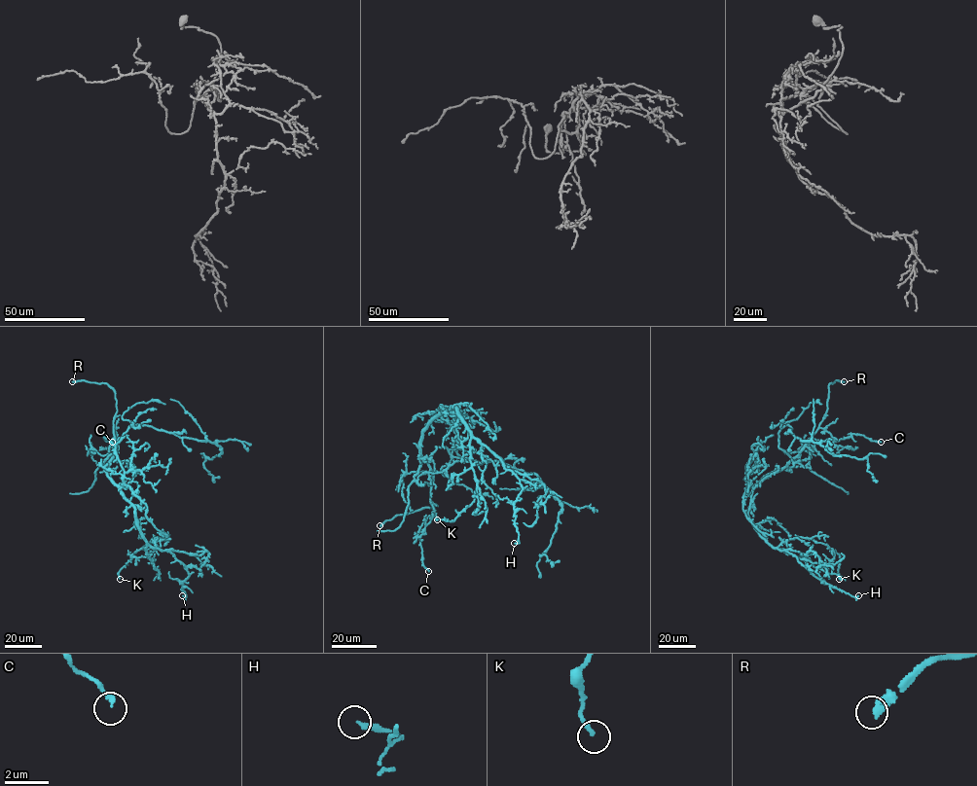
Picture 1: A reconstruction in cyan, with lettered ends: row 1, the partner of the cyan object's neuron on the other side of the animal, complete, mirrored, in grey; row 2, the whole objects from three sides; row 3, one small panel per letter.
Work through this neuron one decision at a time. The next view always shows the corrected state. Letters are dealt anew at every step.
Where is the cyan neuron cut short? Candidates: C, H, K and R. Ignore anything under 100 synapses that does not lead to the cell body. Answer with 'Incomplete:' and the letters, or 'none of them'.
Incomplete: R

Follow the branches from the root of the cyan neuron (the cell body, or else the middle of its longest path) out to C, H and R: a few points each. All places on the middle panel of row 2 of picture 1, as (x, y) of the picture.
C: (427, 482), (431, 485), (430, 500), (434, 511), (421, 524), (417, 537), (422, 564), (428, 571)
H: (427, 482), (433, 474), (421, 454), (421, 430), (455, 409), (520, 480), (514, 543)
R: (427, 482), (431, 485), (429, 499), (434, 506), (396, 515), (379, 525)

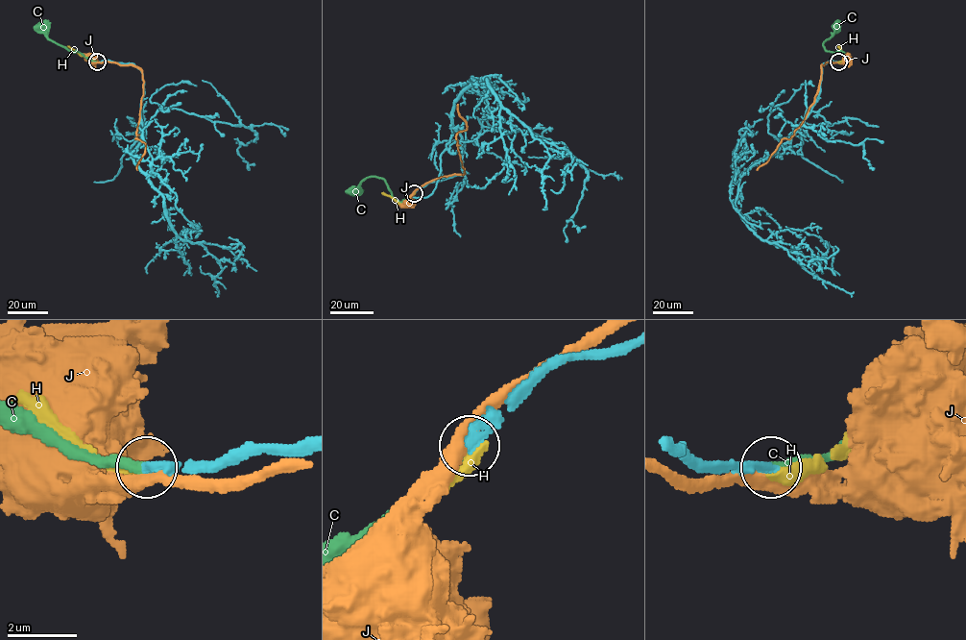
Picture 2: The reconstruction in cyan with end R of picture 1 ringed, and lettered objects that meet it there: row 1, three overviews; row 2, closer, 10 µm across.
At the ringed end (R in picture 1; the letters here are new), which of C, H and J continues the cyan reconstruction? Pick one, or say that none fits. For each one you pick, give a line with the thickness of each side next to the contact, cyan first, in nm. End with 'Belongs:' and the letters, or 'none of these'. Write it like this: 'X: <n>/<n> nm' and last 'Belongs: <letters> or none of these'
C: 360/320 nm
Belongs: C

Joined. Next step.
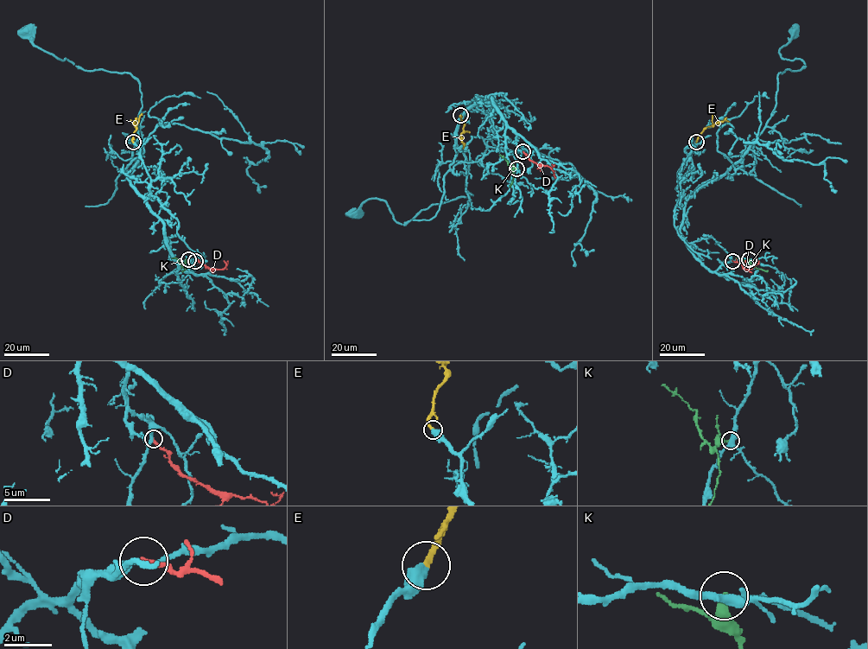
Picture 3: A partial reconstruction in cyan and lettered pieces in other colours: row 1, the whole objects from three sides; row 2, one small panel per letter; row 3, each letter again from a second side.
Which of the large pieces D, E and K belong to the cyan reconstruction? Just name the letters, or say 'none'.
E

